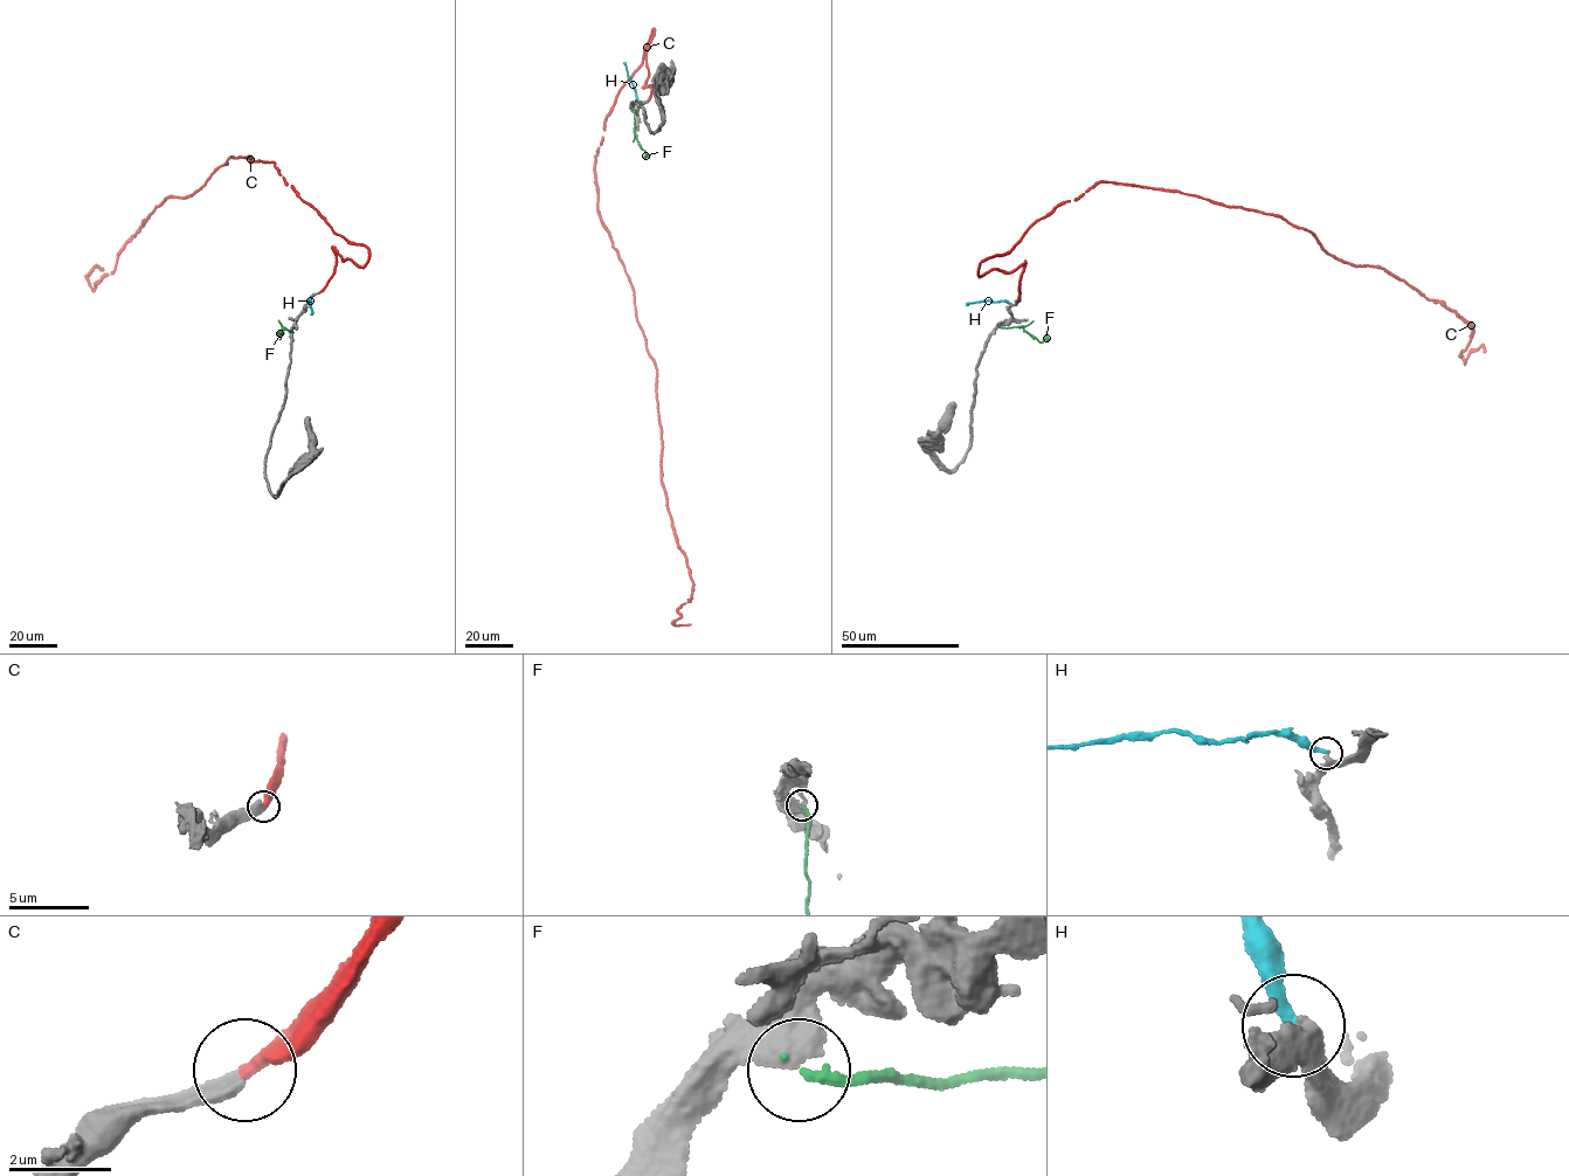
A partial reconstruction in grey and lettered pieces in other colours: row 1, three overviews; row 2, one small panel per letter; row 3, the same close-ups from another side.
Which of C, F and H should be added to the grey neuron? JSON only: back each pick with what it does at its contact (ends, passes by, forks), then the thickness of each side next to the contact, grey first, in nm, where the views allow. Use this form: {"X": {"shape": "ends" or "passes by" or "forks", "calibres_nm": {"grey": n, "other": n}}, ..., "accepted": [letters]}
{"C": {"shape": "ends", "calibres_nm": {"grey": 440, "other": 360}}, "accepted": ["C"]}

